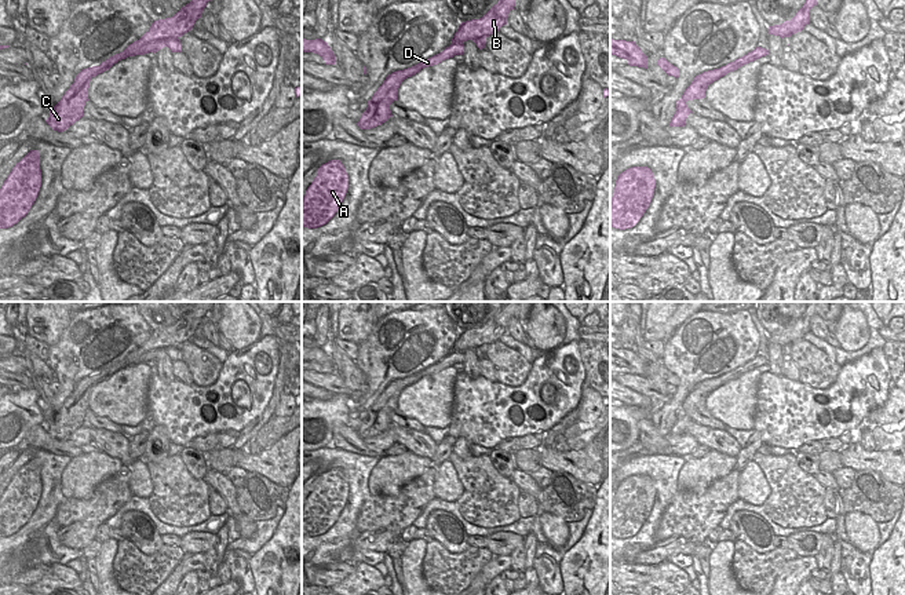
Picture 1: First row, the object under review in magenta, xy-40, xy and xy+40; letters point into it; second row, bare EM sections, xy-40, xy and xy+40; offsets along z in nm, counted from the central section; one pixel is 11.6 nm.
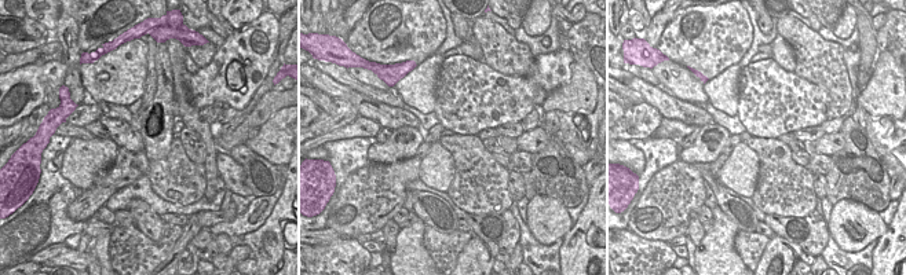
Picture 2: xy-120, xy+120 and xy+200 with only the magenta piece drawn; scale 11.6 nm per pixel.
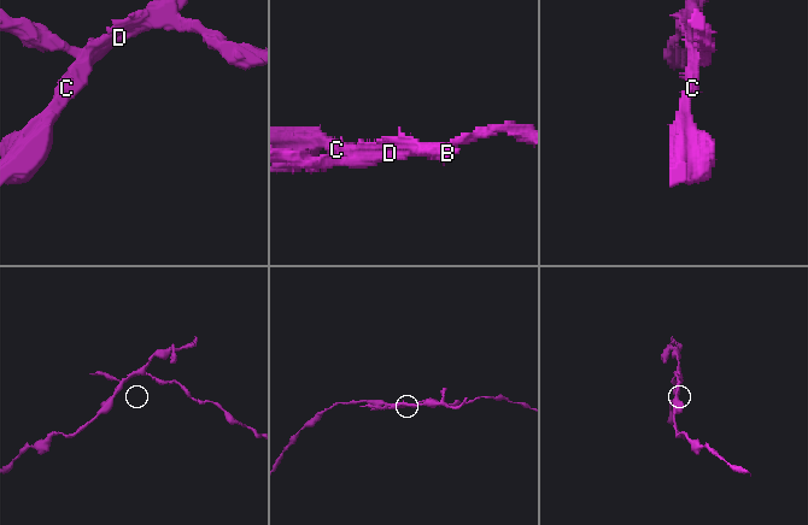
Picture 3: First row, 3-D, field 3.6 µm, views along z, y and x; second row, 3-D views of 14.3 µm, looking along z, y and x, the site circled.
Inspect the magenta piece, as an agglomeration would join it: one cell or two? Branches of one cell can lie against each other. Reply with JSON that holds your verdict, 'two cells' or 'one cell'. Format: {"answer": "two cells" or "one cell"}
{"answer": "two cells"}

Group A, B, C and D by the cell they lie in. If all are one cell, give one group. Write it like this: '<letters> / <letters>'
A B C / D

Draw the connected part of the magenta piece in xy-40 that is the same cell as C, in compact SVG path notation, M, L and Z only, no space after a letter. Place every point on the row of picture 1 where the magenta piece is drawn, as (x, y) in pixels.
M191 0L182 7L174 17L154 21L150 29L136 41L129 44L123 52L116 54L102 62L99 66L83 69L74 79L74 83L65 92L62 99L50 110L50 117L45 123L58 132L66 131L70 125L84 117L84 106L88 99L88 88L92 76L109 66L113 66L121 59L134 56L139 50L149 43L165 39L178 39L190 32L207 3L211 0Z

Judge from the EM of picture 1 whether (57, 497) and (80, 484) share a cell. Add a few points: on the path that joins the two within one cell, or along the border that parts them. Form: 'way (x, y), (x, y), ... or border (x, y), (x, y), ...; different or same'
border (69, 463), (61, 478), (61, 493), (65, 497); different

